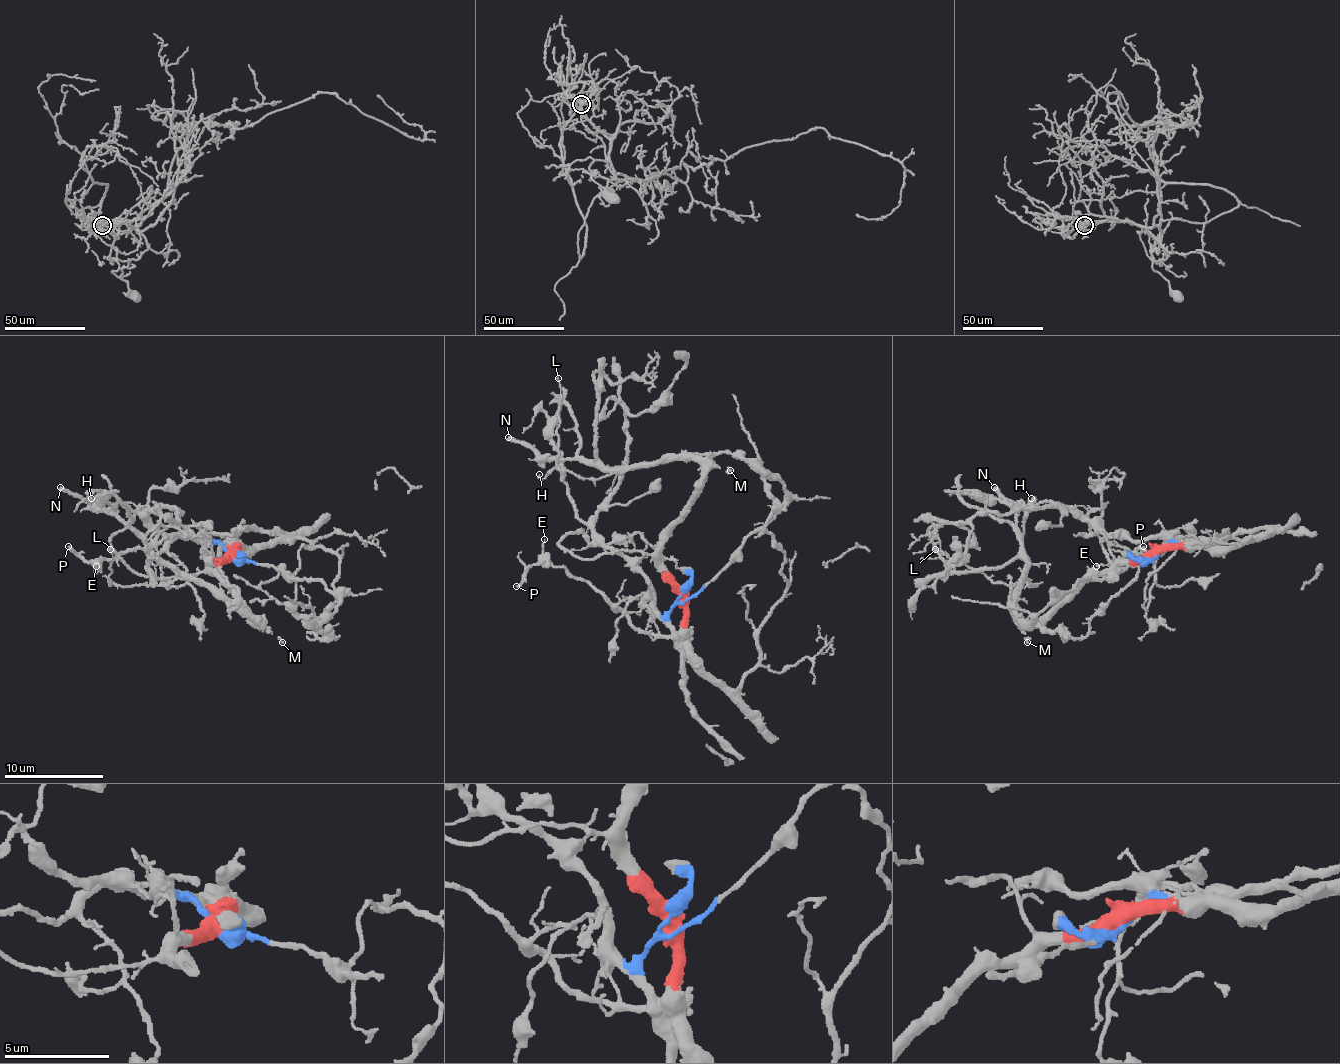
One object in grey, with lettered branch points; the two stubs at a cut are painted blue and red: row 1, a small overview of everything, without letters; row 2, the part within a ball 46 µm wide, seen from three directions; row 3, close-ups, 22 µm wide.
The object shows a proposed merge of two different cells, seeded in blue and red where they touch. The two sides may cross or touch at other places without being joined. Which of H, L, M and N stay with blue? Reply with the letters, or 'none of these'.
H

